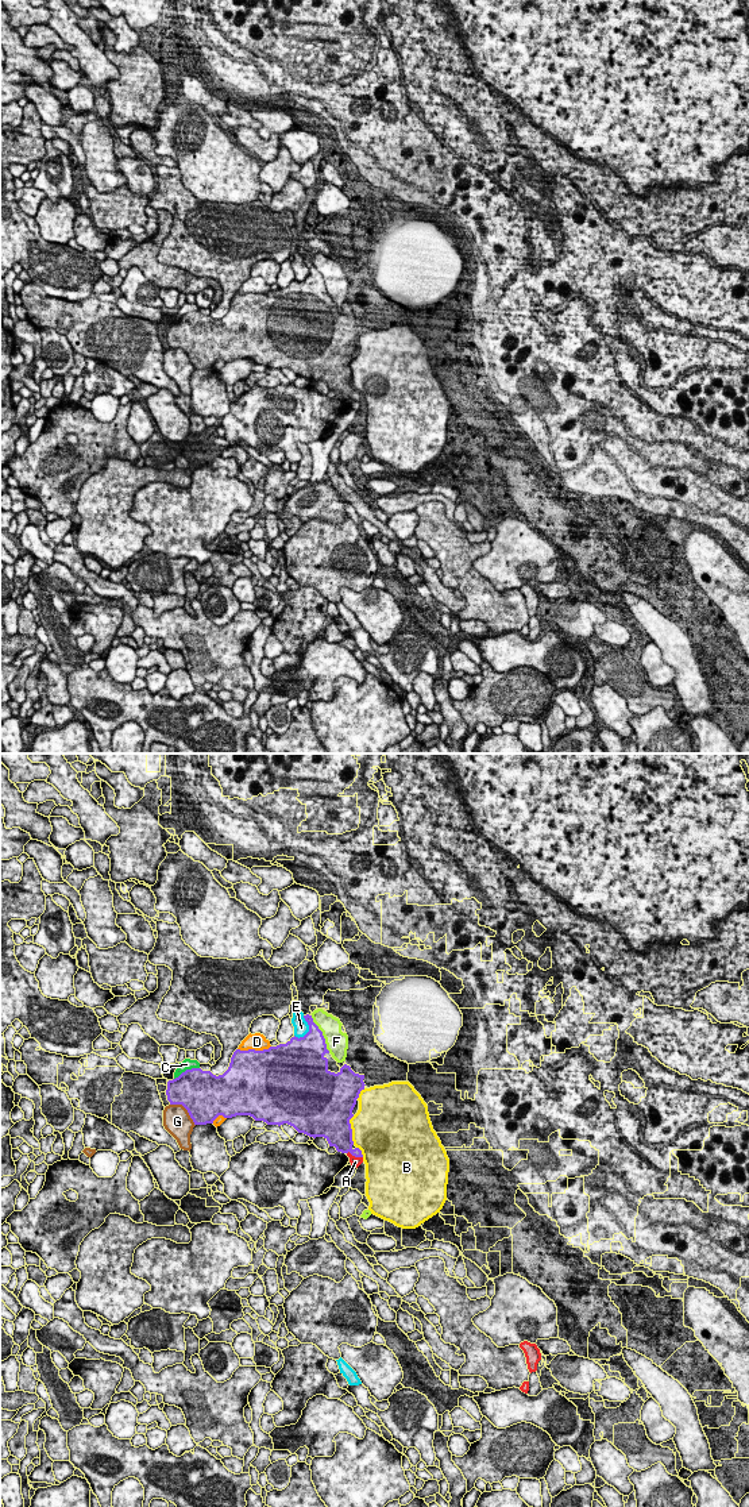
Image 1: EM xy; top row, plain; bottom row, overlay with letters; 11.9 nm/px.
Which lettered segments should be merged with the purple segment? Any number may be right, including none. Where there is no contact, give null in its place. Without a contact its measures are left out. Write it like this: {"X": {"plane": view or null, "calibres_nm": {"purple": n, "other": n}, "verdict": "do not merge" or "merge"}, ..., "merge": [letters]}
{"A": {"plane": "xy", "calibres_nm": {"purple": 240, "other": 120}, "verdict": "do not merge"}, "B": {"plane": "xy", "calibres_nm": {"purple": 420, "other": 480}, "verdict": "do not merge"}, "C": {"plane": "xy", "calibres_nm": {"purple": 480, "other": 130}, "verdict": "do not merge"}, "D": {"plane": "xy", "calibres_nm": {"purple": 480, "other": 200}, "verdict": "do not merge"}, "E": {"plane": "xy", "calibres_nm": {"purple": 340, "other": 180}, "verdict": "do not merge"}, "F": {"plane": "xy", "calibres_nm": {"purple": 380, "other": 260}, "verdict": "do not merge"}, "G": {"plane": "xy", "calibres_nm": {"purple": 500, "other": 320}, "verdict": "do not merge"}, "merge": []}

